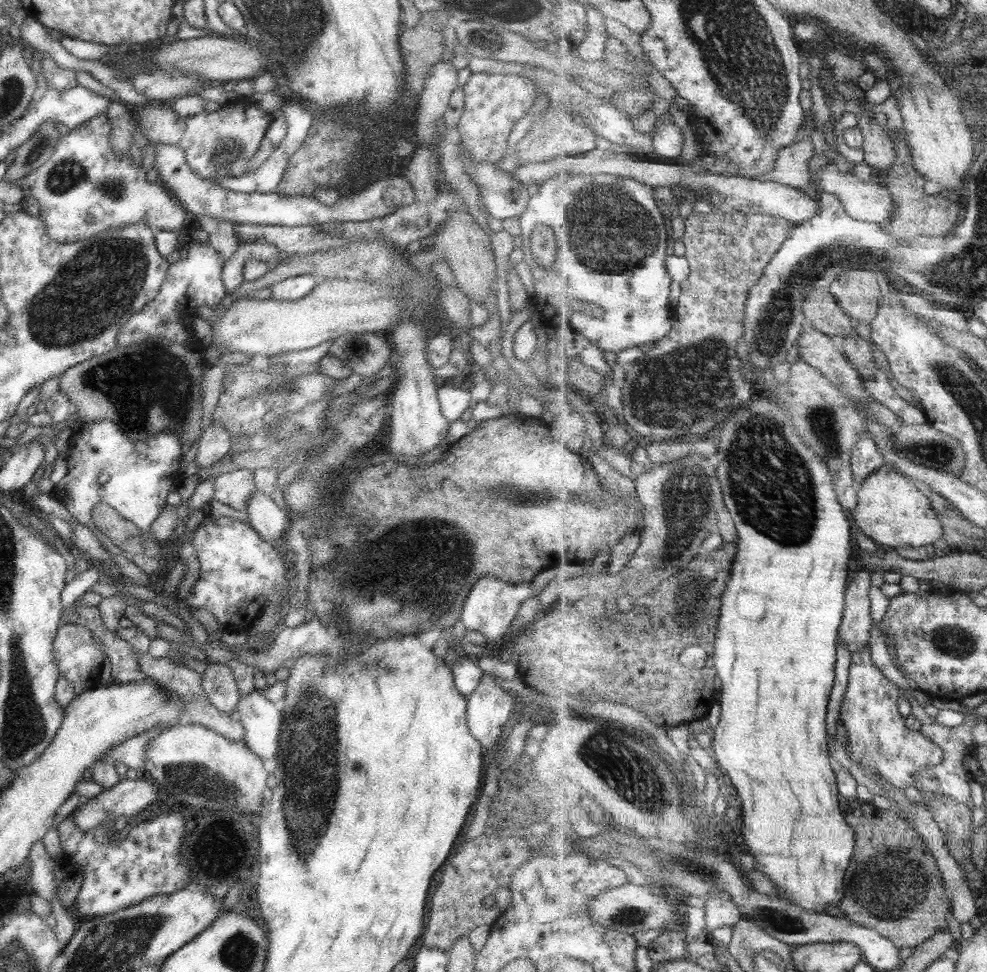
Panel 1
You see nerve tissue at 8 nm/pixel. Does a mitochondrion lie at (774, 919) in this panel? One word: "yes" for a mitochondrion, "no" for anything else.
yes

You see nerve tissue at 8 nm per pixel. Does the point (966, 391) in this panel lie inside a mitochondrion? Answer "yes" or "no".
yes

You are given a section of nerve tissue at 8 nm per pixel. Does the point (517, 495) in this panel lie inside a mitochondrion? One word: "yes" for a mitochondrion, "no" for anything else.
yes

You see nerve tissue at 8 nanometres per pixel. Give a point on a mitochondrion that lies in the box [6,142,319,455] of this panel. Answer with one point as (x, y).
(84, 299)

